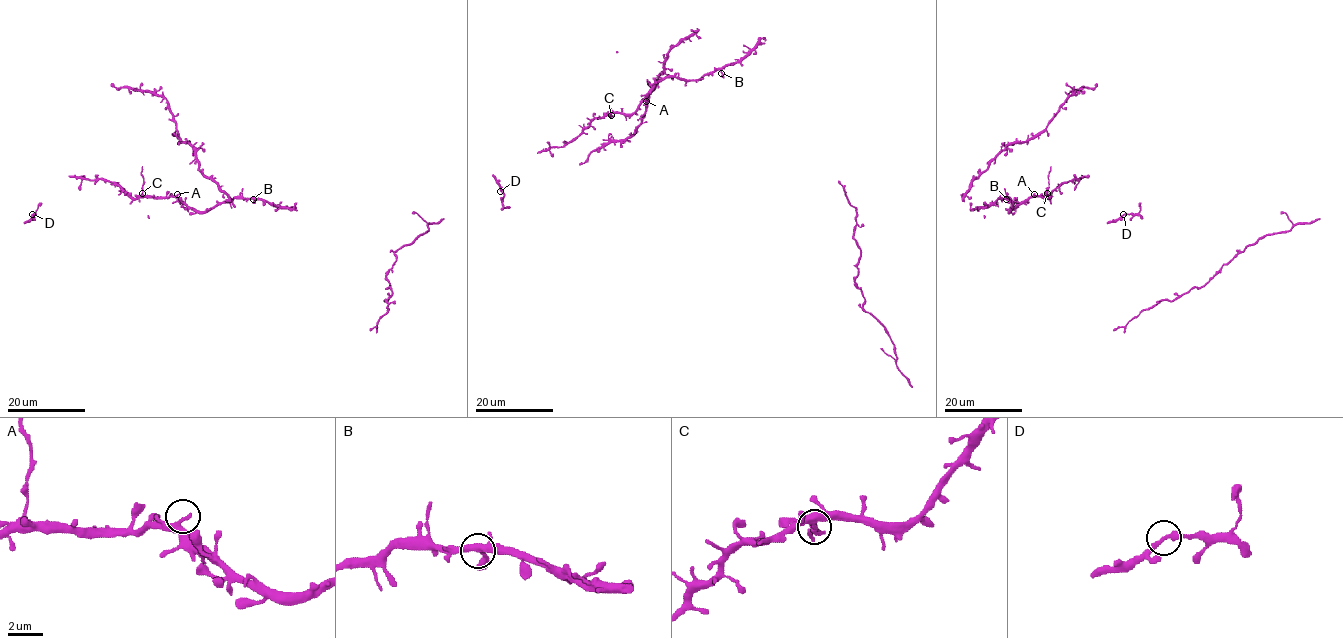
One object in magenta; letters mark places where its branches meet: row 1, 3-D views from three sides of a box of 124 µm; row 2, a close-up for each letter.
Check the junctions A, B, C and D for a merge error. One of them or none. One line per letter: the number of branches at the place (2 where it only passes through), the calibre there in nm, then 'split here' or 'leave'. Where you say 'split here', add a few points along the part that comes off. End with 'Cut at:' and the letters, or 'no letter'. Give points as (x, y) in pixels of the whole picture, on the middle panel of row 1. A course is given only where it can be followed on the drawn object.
A: 2 | 300 nm | leave
B: 2 | 220 nm | leave
C: 2 | 240 nm | split here
D: 2 | 260 nm | leave
Cut at: C

